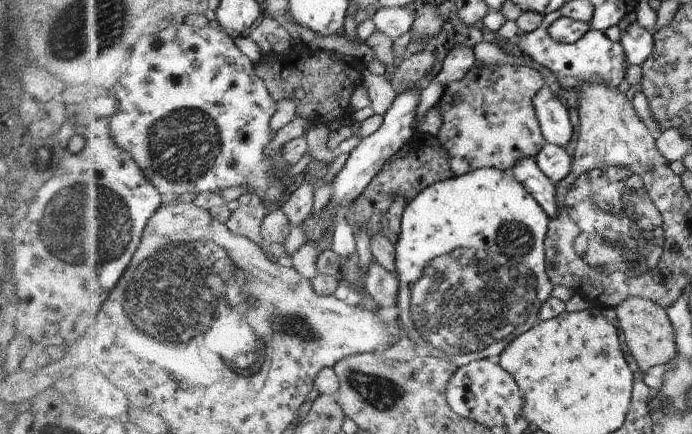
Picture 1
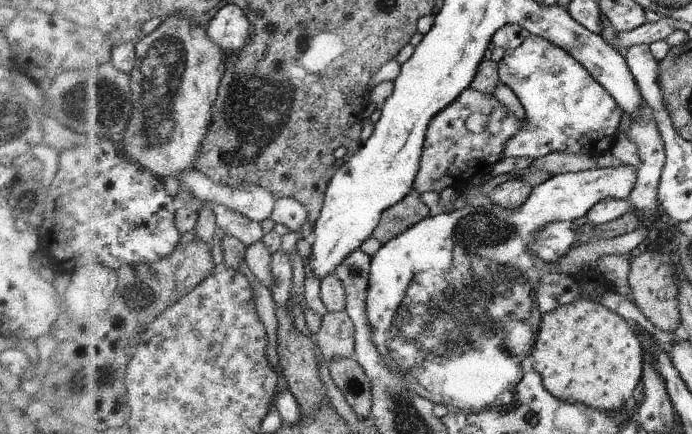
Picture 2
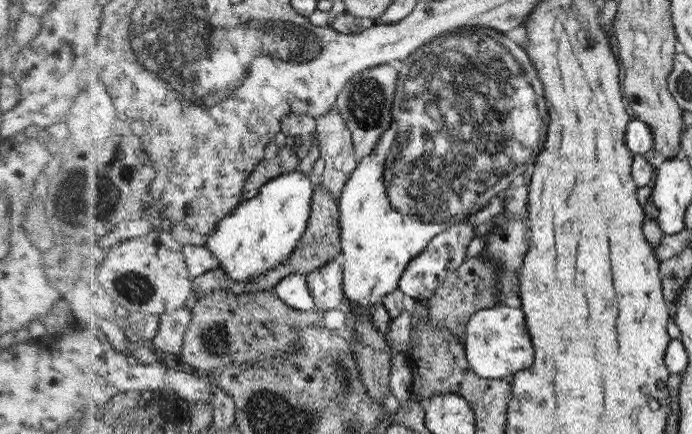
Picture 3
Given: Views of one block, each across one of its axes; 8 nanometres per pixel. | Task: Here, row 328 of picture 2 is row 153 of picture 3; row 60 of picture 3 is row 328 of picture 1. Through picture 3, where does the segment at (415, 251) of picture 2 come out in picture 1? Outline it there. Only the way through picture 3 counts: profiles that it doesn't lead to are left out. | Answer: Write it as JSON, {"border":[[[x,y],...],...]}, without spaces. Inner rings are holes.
{"border":[[[496,167],[478,169],[434,183],[408,202],[401,218],[401,231],[395,244],[394,272],[399,282],[396,299],[397,320],[401,328],[410,336],[409,341],[418,348],[419,353],[443,357],[447,361],[453,361],[457,368],[462,368],[477,360],[500,356],[517,336],[524,335],[533,327],[532,323],[538,318],[542,306],[552,298],[551,292],[554,288],[546,270],[547,258],[544,258],[544,238],[546,232],[549,232],[551,220],[538,201],[514,178],[511,169],[503,171]]]}

